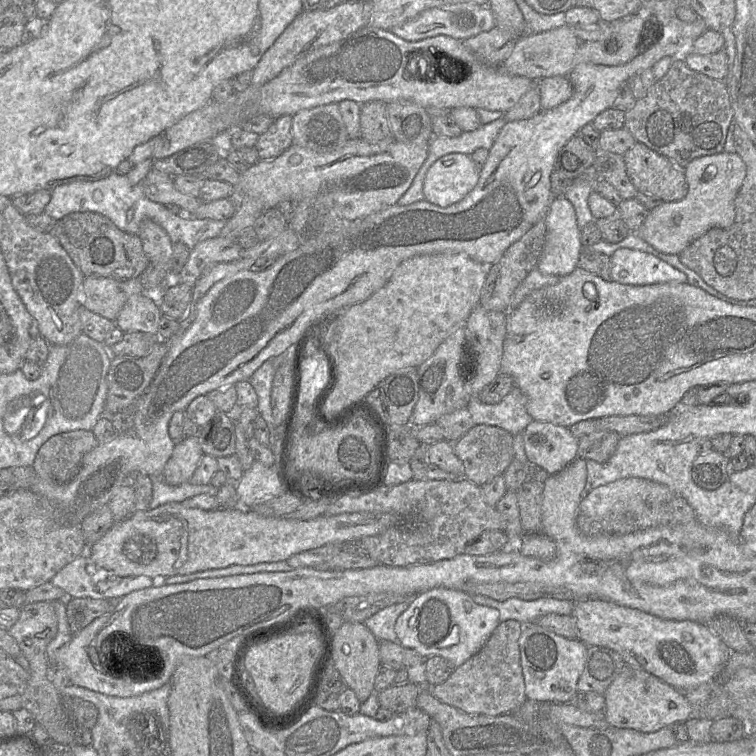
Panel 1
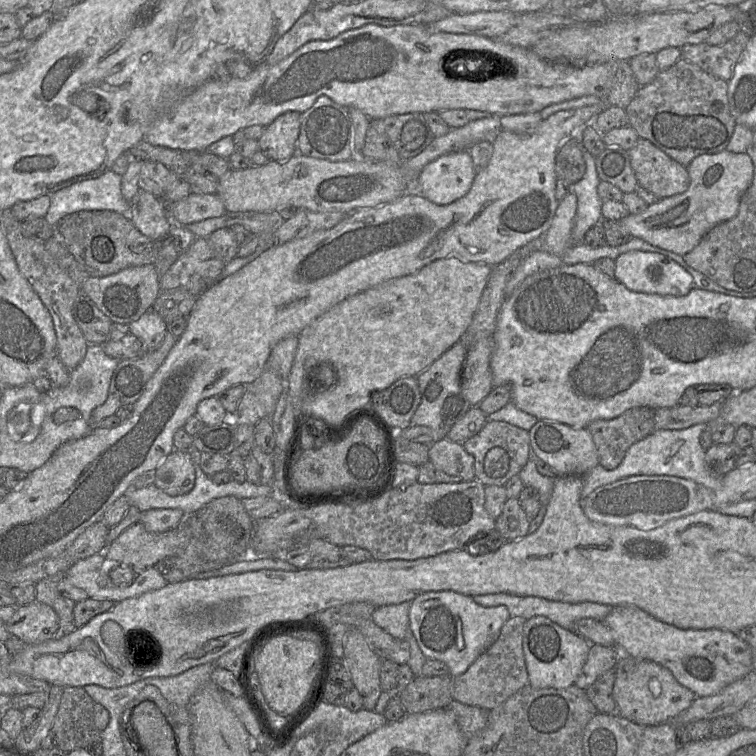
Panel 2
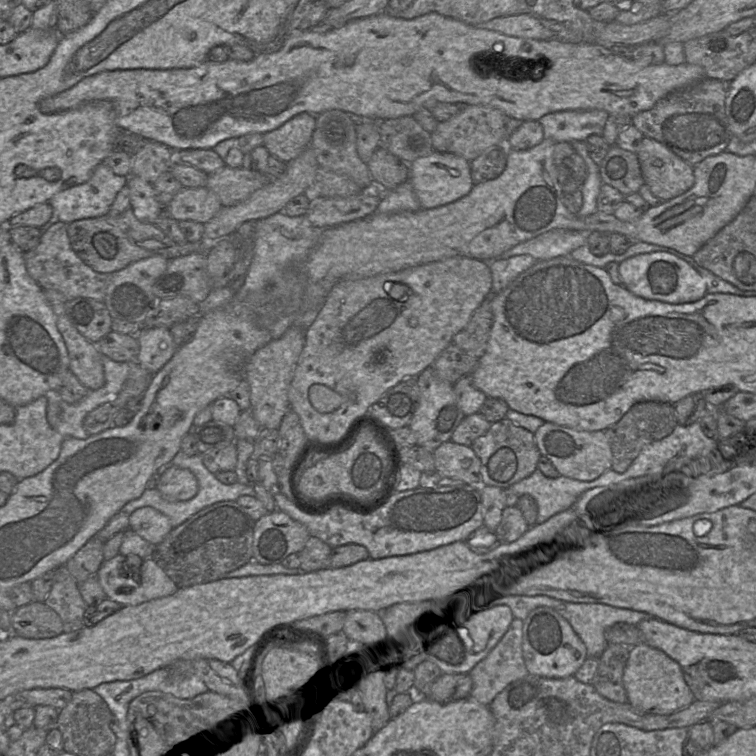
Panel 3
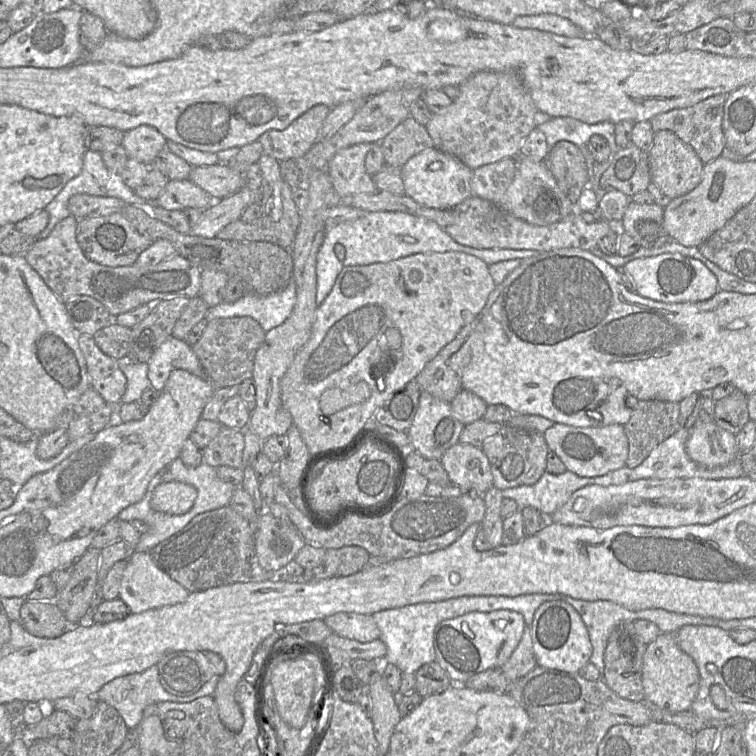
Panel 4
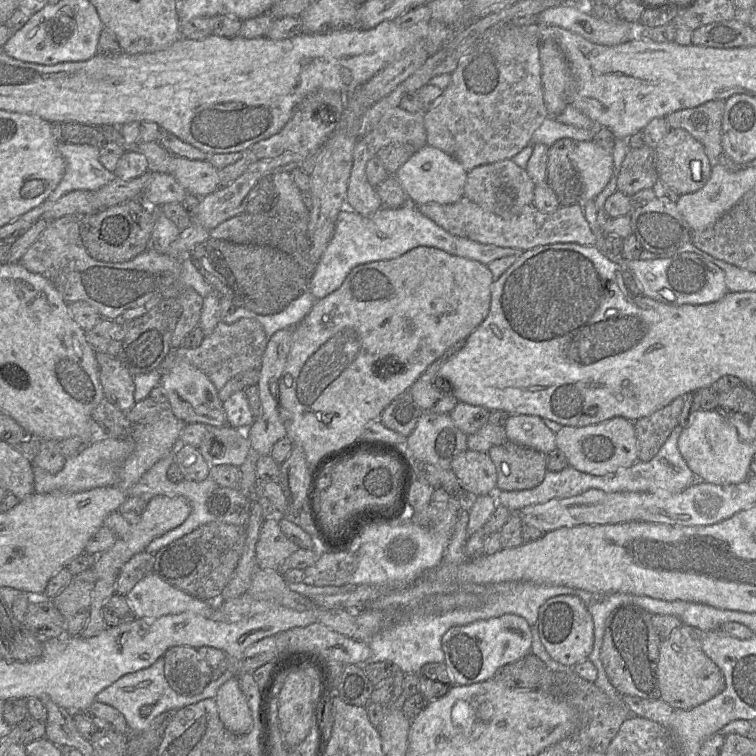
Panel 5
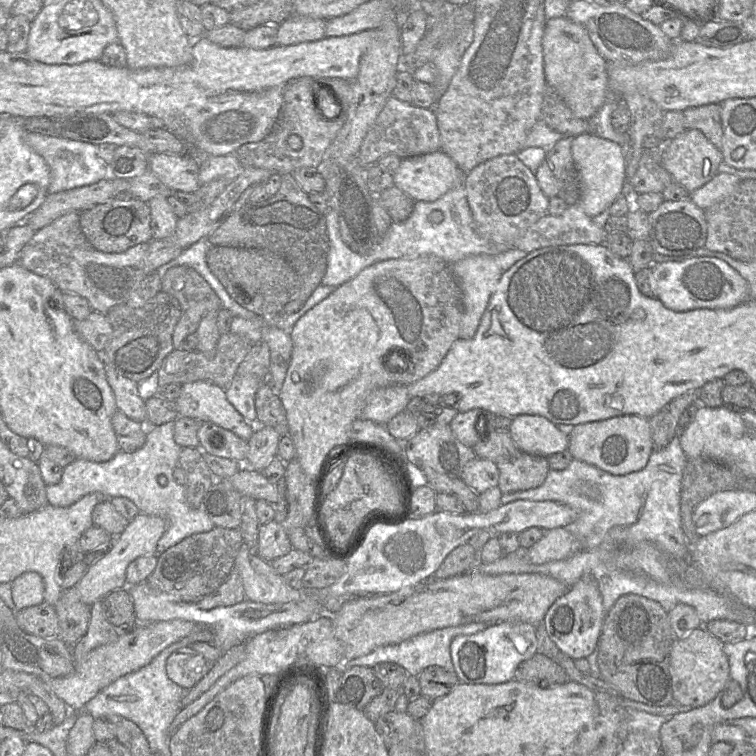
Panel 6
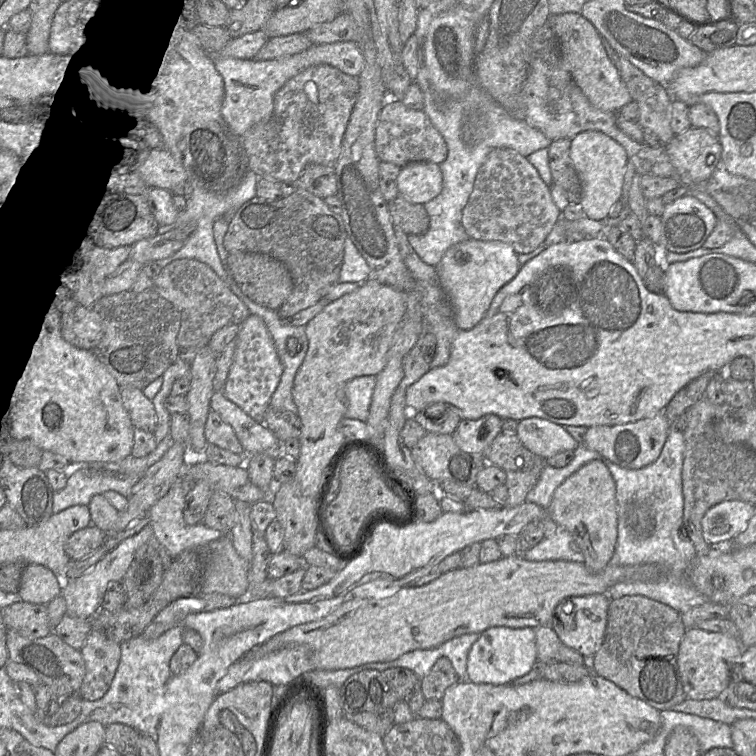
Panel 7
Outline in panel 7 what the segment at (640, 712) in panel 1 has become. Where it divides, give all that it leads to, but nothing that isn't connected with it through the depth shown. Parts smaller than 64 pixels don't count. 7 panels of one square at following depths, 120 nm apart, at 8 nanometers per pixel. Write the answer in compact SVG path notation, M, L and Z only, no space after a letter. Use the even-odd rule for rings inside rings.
M689 628L679 647L677 665L687 699L715 699L727 688L732 667L739 661L744 648L738 637Z

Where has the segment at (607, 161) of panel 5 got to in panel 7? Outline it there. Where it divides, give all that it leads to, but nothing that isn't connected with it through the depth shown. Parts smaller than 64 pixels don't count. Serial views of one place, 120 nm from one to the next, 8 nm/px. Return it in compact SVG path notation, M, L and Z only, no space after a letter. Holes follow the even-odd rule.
M584 131L571 140L570 158L579 175L582 197L580 205L586 218L603 221L613 205L622 197L622 186L628 163L625 149L598 131Z

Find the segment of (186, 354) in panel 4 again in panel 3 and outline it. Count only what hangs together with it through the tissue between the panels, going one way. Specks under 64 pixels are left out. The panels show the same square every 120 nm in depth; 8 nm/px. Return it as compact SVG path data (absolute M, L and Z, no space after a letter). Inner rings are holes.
M143 327L136 337L140 346L136 362L152 374L158 372L178 349L166 327Z

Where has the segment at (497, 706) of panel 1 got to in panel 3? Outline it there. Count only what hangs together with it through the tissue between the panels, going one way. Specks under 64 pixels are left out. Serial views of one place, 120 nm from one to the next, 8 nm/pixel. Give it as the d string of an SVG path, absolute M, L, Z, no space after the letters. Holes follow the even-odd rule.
M515 617L499 643L486 658L471 670L469 675L473 680L473 688L469 697L489 706L508 685L529 674L525 666L522 650L523 625L524 621Z

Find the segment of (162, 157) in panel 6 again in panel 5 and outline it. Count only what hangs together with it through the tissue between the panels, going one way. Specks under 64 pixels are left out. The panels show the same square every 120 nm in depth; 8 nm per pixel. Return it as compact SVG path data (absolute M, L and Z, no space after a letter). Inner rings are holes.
M173 156L171 174L189 194L198 197L204 197L220 188L219 170L207 160Z

